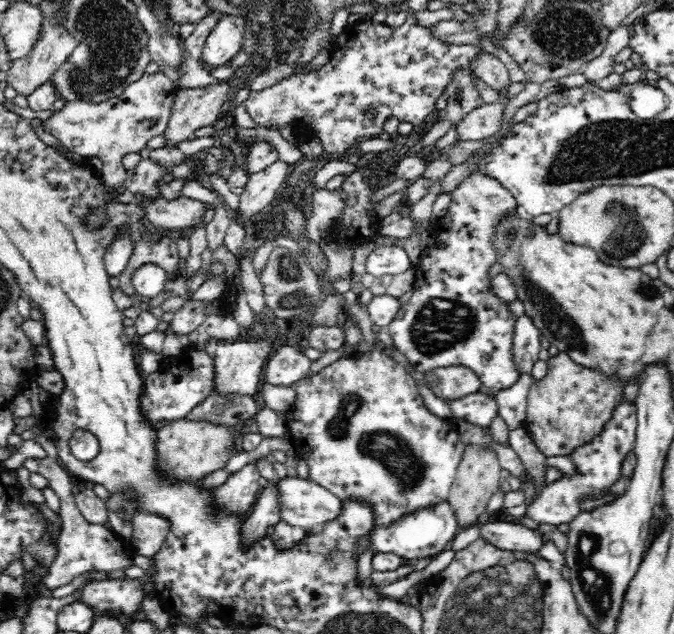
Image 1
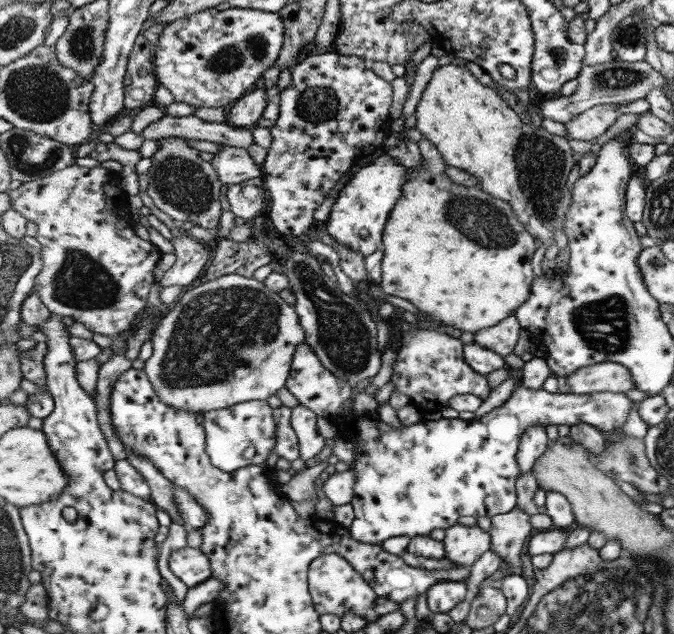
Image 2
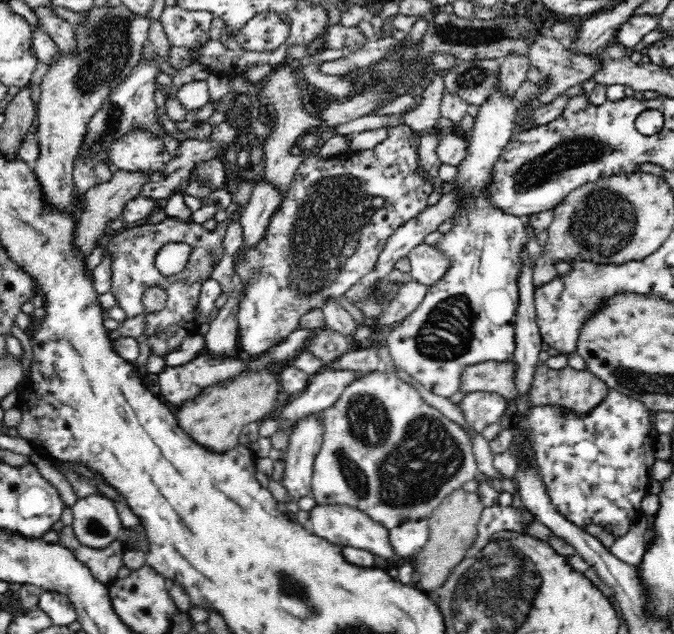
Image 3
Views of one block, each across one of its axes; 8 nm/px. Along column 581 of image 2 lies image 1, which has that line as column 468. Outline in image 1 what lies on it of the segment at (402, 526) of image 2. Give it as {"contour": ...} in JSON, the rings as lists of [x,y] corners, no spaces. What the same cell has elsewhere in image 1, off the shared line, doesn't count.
{"contour":[[[480,391],[448,402],[453,416],[476,427],[488,428],[499,414],[495,399]]]}

